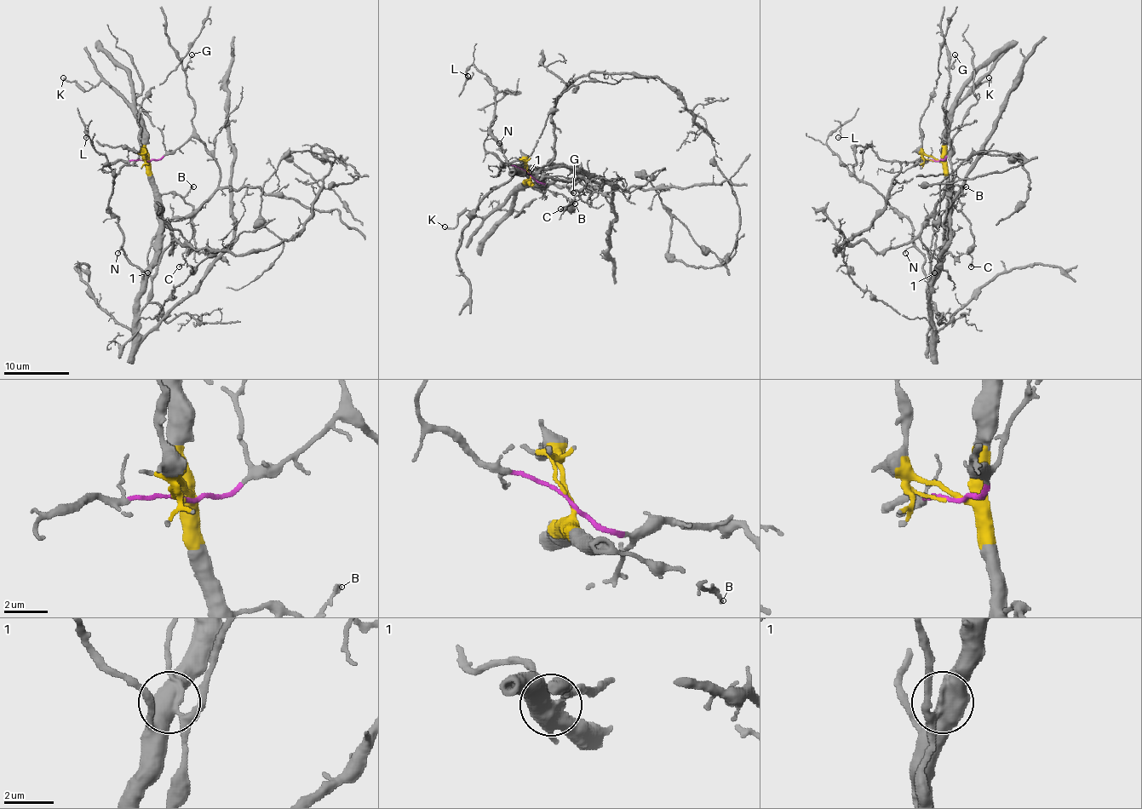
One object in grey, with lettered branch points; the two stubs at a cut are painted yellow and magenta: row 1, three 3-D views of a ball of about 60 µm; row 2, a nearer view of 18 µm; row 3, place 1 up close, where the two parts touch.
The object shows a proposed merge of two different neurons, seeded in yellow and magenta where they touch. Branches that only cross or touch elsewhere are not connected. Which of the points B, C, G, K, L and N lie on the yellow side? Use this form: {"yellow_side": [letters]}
{"yellow_side": ["B", "C", "K", "L", "N"]}

